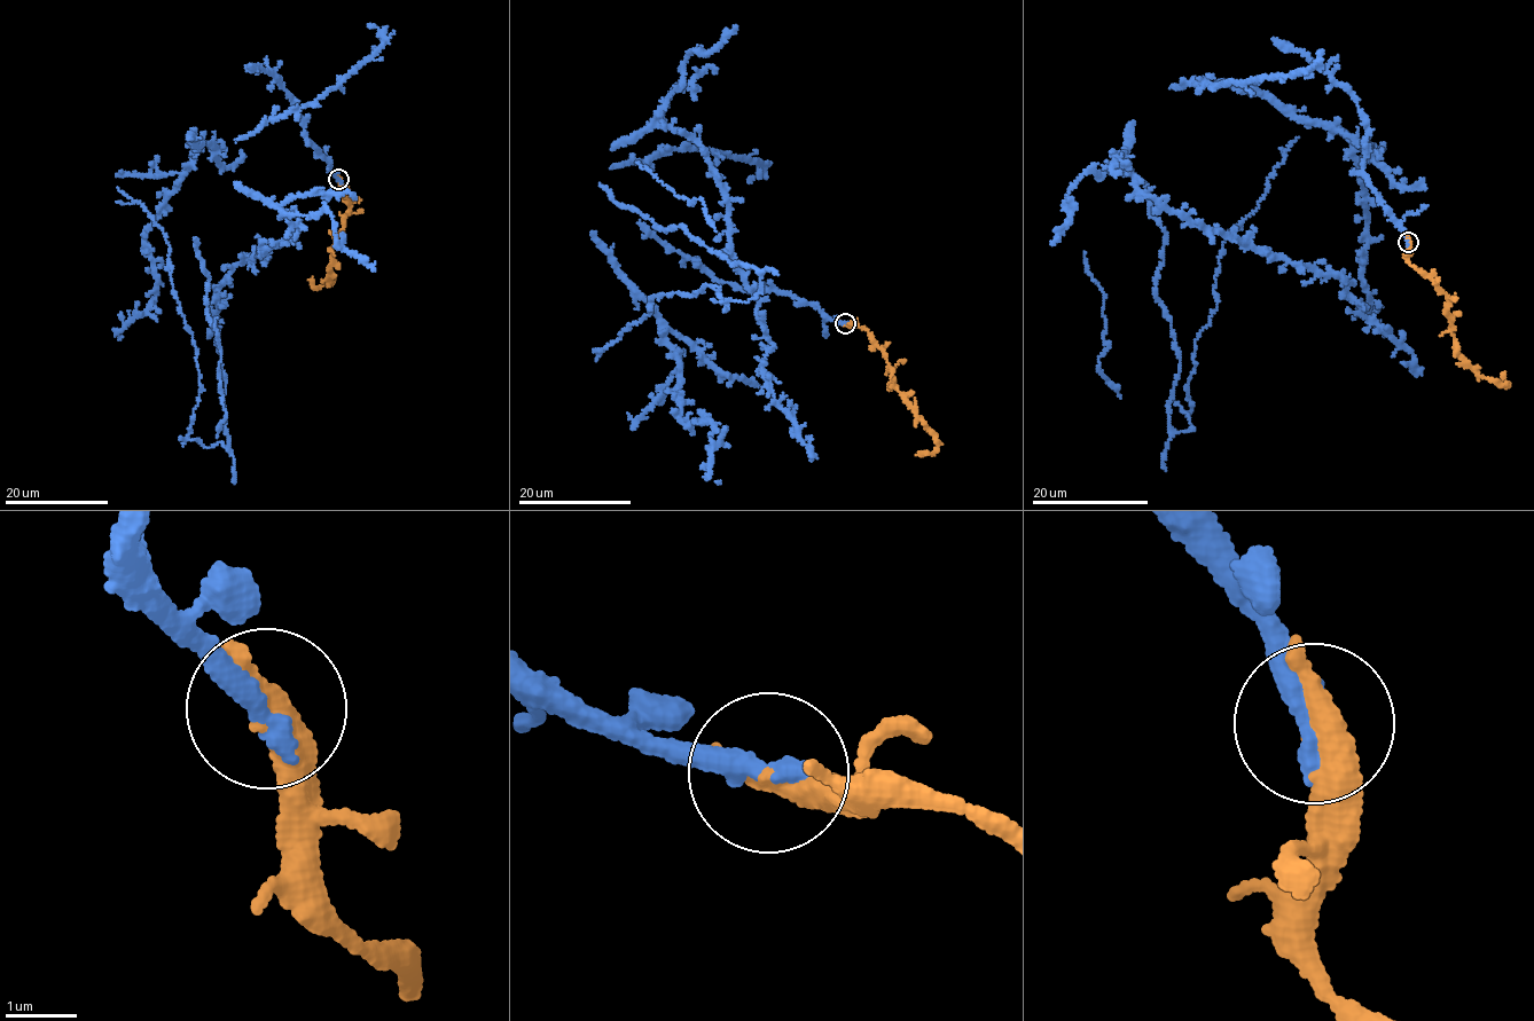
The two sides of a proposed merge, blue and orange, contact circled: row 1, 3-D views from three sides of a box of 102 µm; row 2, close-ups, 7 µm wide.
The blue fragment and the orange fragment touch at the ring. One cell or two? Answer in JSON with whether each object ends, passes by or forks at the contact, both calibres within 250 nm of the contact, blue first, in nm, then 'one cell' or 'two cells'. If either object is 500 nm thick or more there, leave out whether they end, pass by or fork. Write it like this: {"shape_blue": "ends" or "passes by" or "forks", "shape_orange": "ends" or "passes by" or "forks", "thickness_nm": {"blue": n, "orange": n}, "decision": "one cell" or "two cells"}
{"thickness_nm": {"blue": 400, "orange": 550}, "decision": "one cell"}

